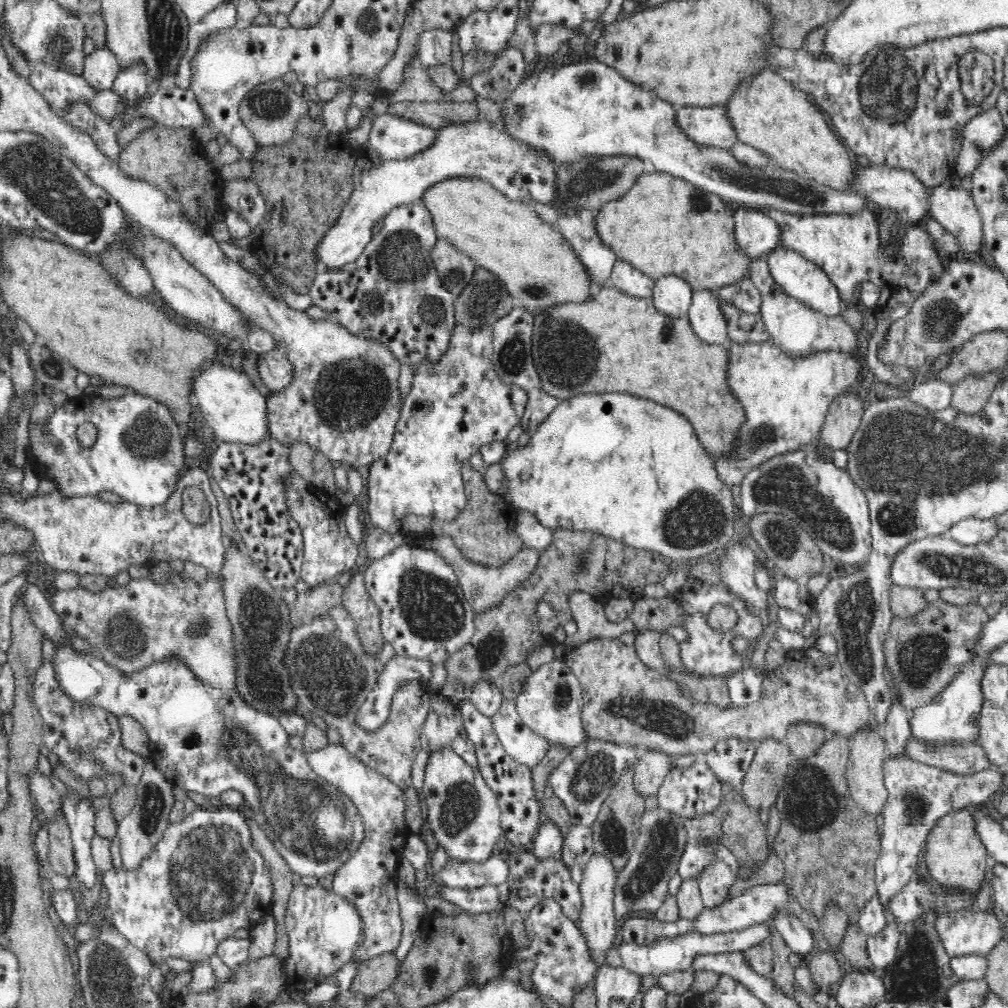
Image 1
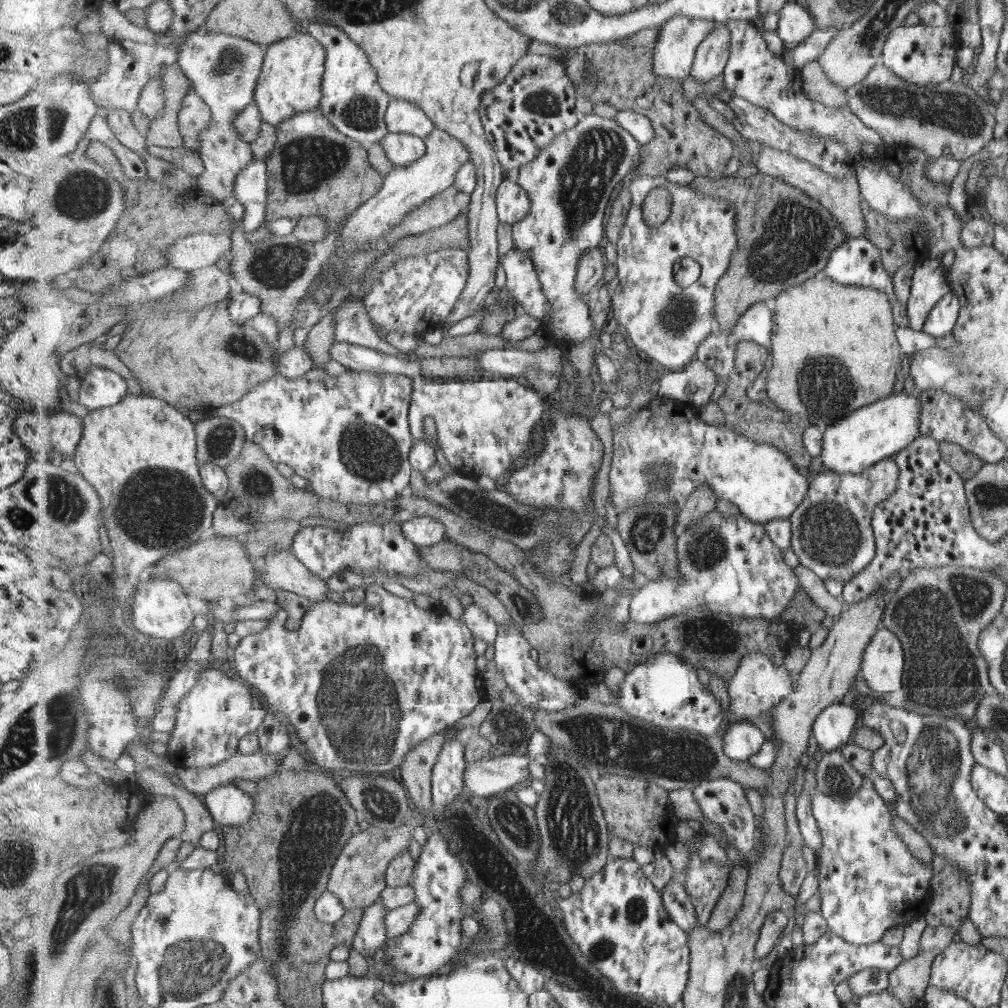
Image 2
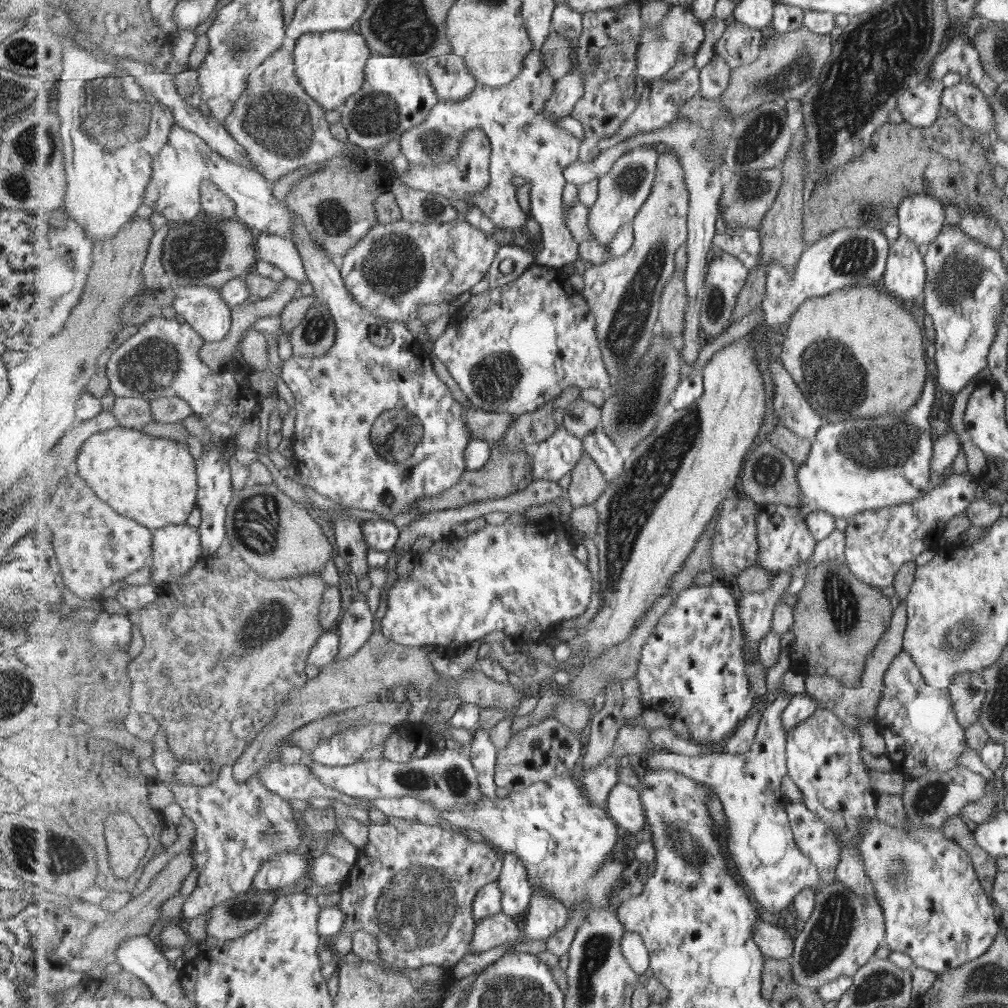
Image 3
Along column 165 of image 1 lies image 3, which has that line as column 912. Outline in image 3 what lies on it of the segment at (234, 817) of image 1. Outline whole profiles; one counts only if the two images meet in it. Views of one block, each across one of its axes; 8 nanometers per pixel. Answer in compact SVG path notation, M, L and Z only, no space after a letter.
M869 822L863 826L863 840L859 844L865 857L868 882L881 901L884 913L884 941L893 952L904 952L916 968L929 970L935 975L956 969L960 964L980 958L997 934L997 922L985 891L979 880L969 854L957 843L945 838L939 828L919 826L907 832L883 822Z

